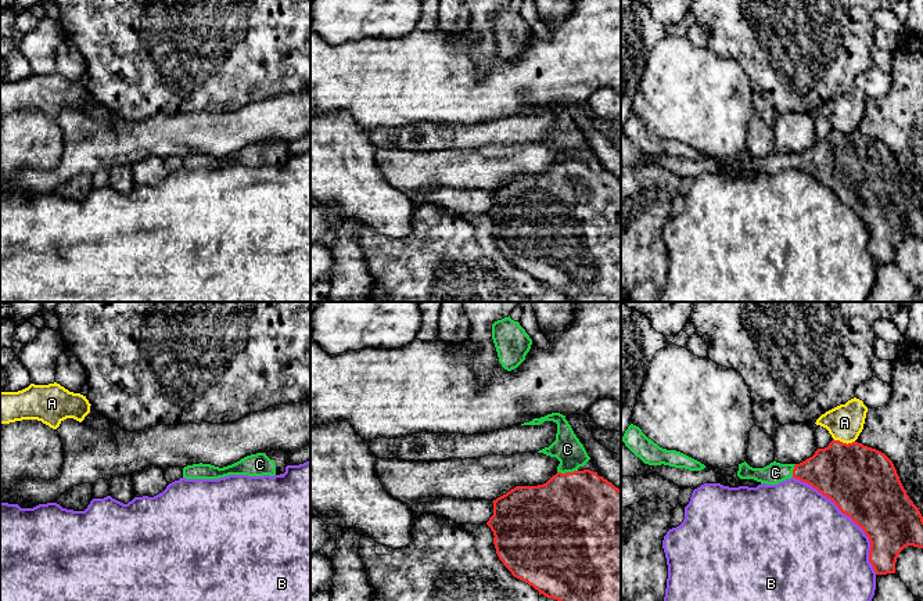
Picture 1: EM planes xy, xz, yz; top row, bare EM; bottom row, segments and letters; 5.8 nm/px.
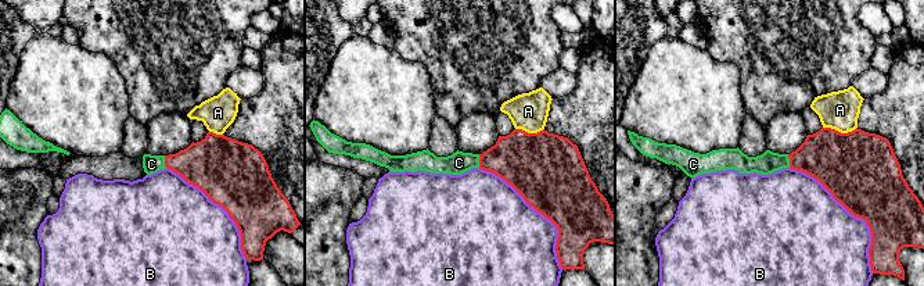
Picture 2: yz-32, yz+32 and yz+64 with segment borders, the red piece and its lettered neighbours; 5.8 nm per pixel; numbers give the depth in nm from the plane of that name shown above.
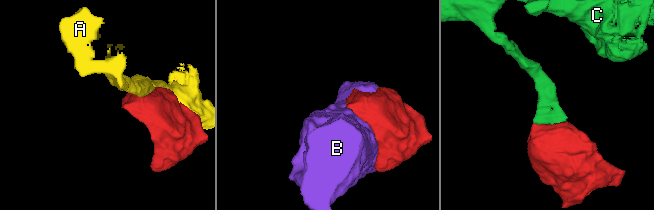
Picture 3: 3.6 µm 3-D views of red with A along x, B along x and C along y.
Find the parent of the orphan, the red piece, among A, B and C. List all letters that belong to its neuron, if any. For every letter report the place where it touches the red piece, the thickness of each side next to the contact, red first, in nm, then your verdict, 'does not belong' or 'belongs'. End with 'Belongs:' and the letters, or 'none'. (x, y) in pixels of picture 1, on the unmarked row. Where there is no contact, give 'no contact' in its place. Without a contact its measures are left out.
A: contact yz (844, 133); calibres 400 and 220 nm; does not belong
B: contact yz (850, 207); calibres 400 and 500 nm; does not belong
C: contact xz (567, 162); calibres 500 and 170 nm; belongs
Belongs: C

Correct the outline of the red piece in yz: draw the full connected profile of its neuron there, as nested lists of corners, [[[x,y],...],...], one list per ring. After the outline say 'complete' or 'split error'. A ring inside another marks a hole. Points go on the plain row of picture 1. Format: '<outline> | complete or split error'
[[[833,129],[827,137],[818,138],[812,147],[800,154],[773,151],[764,158],[753,158],[744,151],[739,154],[737,166],[766,174],[795,168],[811,174],[830,188],[869,227],[869,252],[876,264],[895,263],[897,248],[905,237],[923,238],[923,206],[906,184],[893,151],[884,143],[862,133],[847,134]]] | split error

